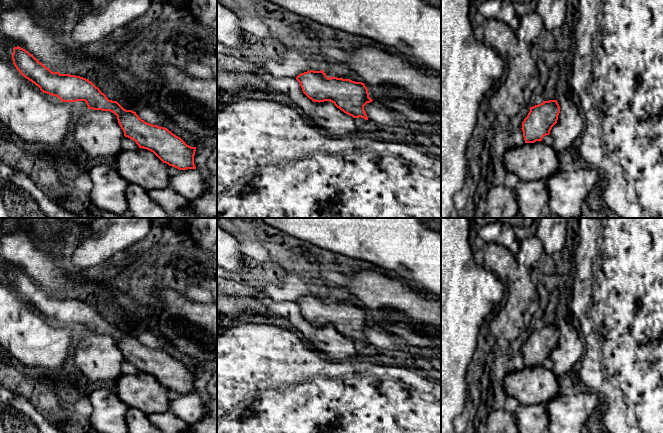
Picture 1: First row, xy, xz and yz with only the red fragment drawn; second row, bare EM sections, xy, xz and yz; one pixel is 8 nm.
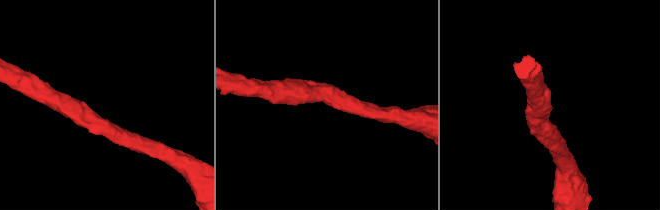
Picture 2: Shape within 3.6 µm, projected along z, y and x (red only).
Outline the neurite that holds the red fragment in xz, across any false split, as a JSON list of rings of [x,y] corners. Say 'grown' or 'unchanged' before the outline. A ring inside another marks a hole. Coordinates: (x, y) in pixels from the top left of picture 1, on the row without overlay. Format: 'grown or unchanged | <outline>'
unchanged | [[[323,294],[301,297],[296,304],[303,317],[312,325],[330,325],[353,342],[368,344],[364,330],[373,324],[364,307],[337,301],[328,302]]]

